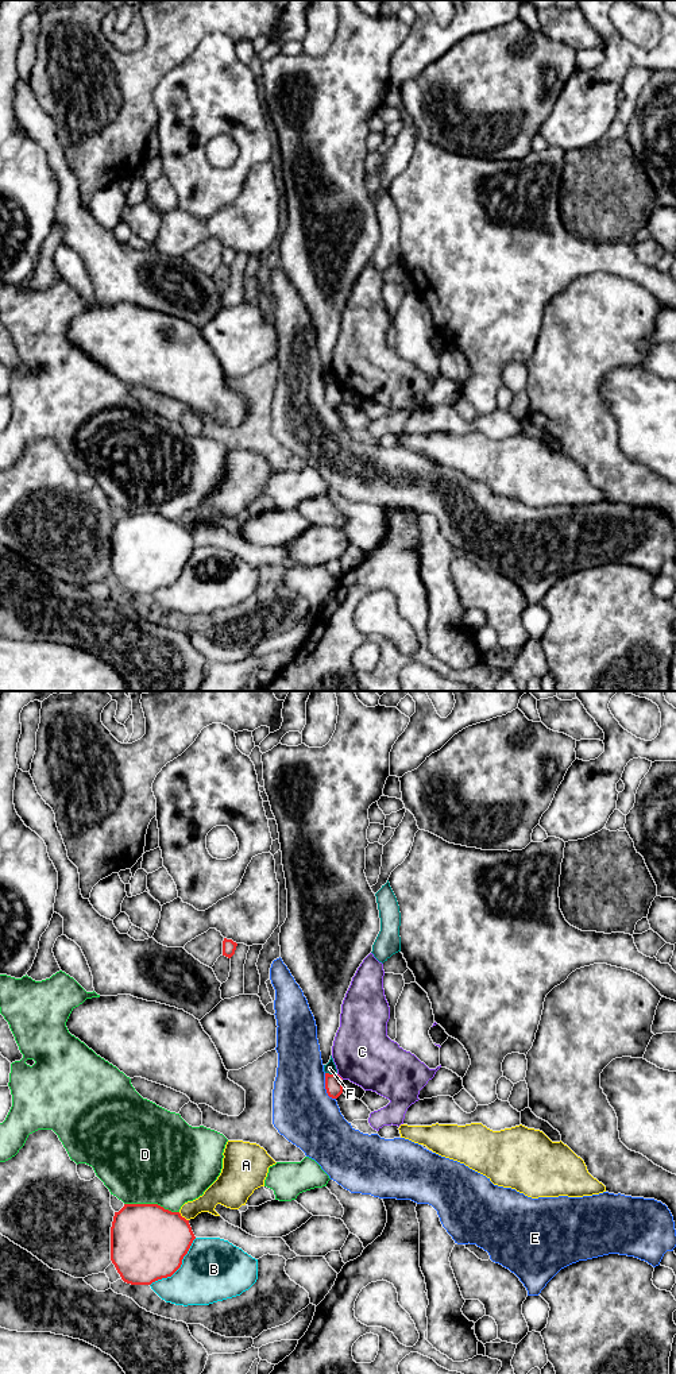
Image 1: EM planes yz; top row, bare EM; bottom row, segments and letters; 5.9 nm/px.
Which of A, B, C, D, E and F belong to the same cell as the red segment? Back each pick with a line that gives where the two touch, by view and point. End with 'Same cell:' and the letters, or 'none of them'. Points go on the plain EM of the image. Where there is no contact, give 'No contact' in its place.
Same cell: none of them

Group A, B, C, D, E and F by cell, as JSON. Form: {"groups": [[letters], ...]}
{"groups": [["A"], ["B"], ["C"], ["D"], ["E"], ["F"]]}

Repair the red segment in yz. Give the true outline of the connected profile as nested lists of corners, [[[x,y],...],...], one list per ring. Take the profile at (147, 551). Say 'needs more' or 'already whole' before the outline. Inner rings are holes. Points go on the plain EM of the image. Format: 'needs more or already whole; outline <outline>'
already whole; outline [[[124,513],[111,536],[111,570],[124,591],[151,594],[181,576],[194,548],[179,521],[158,513]]]

